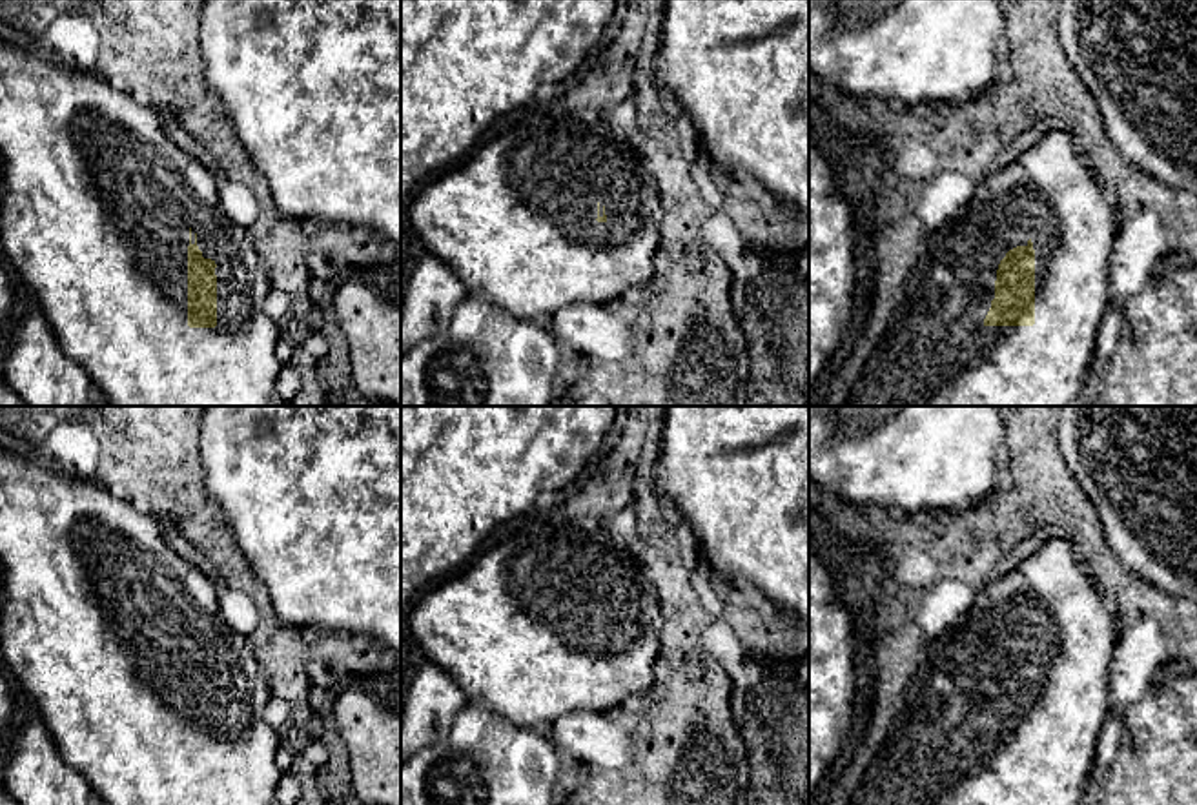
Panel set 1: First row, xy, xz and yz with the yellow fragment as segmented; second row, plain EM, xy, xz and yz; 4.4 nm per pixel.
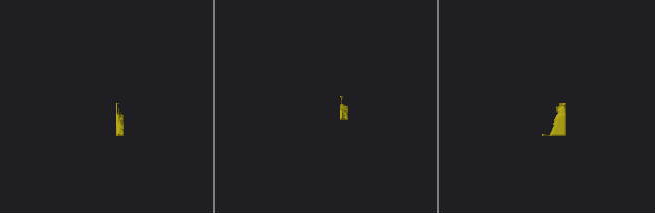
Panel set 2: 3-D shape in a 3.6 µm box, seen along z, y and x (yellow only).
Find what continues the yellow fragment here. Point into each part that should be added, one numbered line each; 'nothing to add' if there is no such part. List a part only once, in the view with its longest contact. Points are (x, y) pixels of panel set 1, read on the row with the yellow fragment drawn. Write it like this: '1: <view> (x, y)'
1: xy (95, 201)

